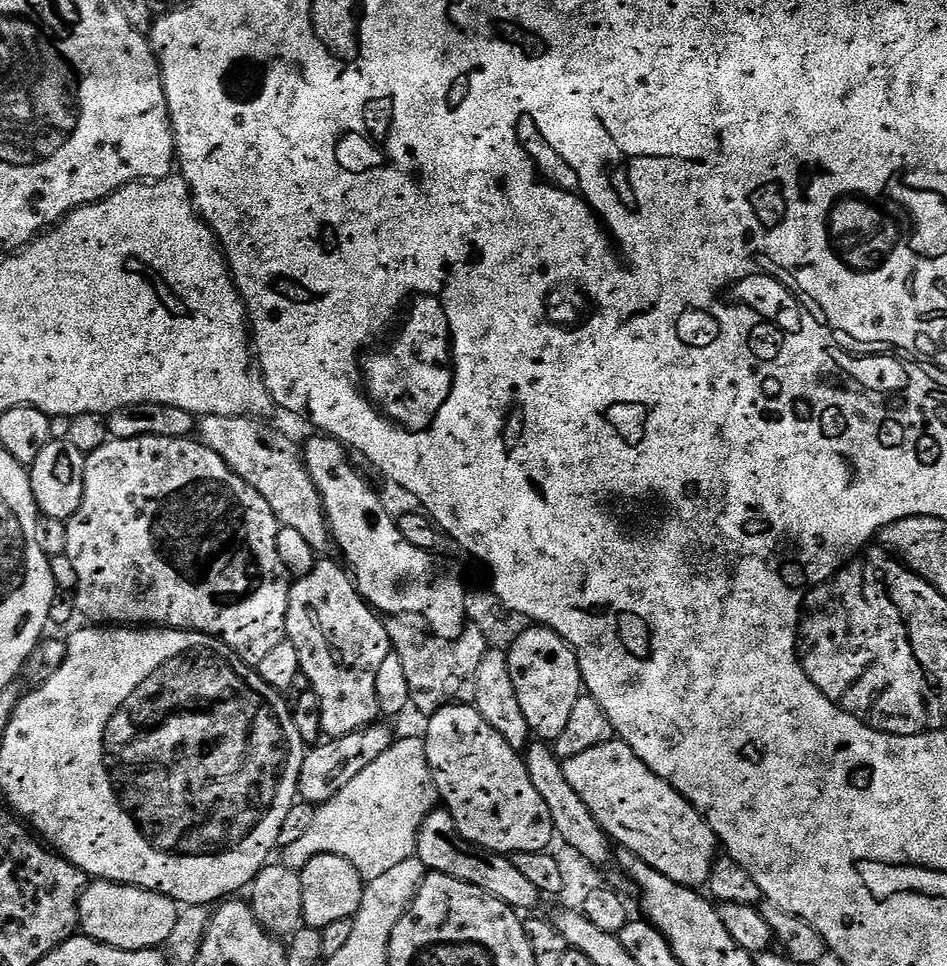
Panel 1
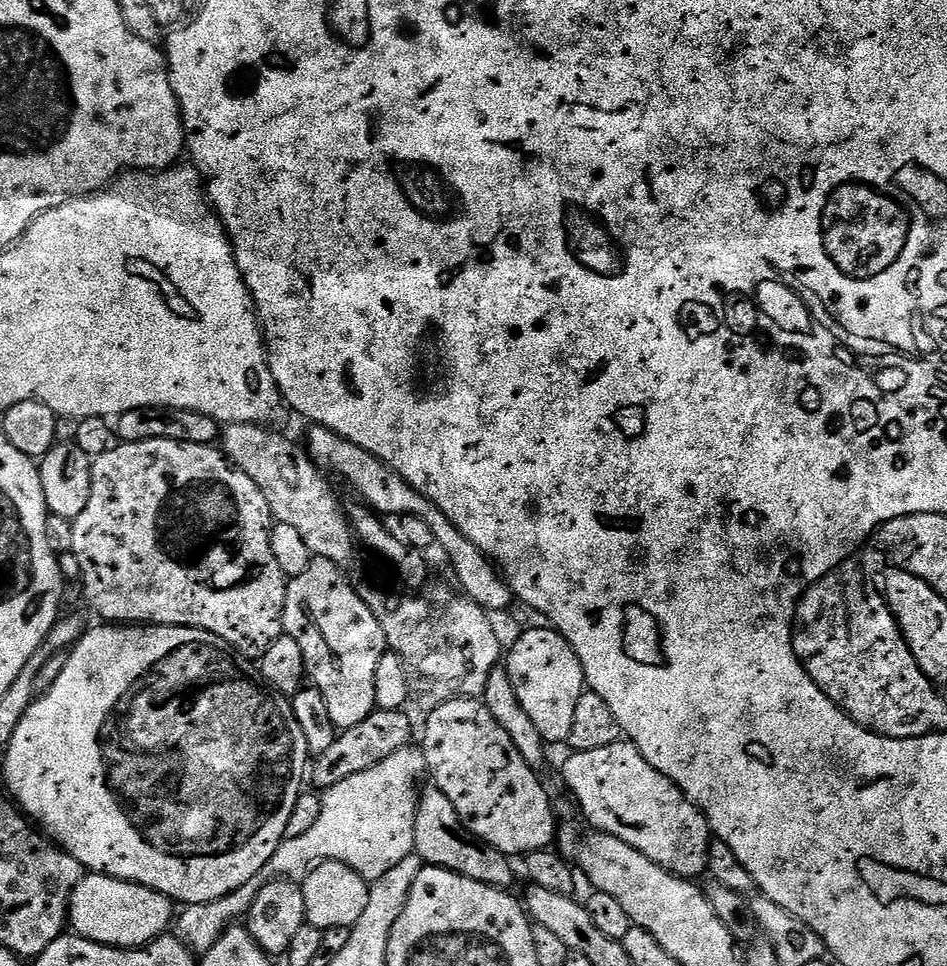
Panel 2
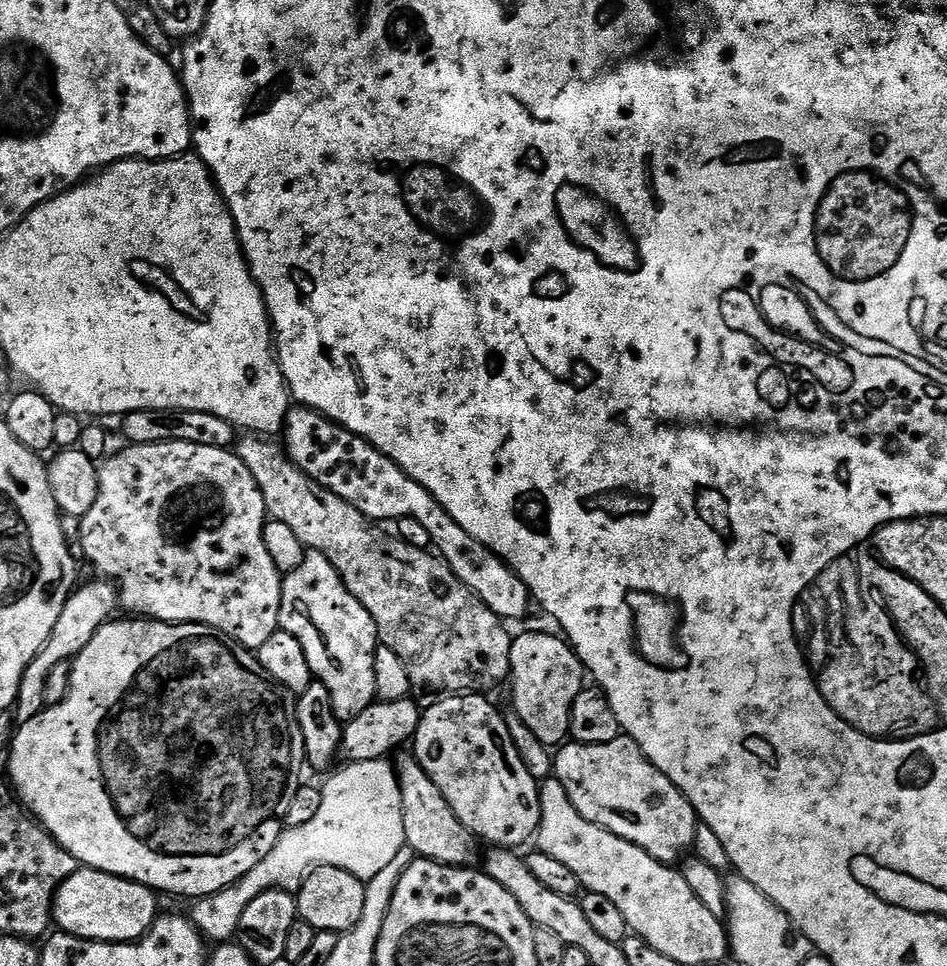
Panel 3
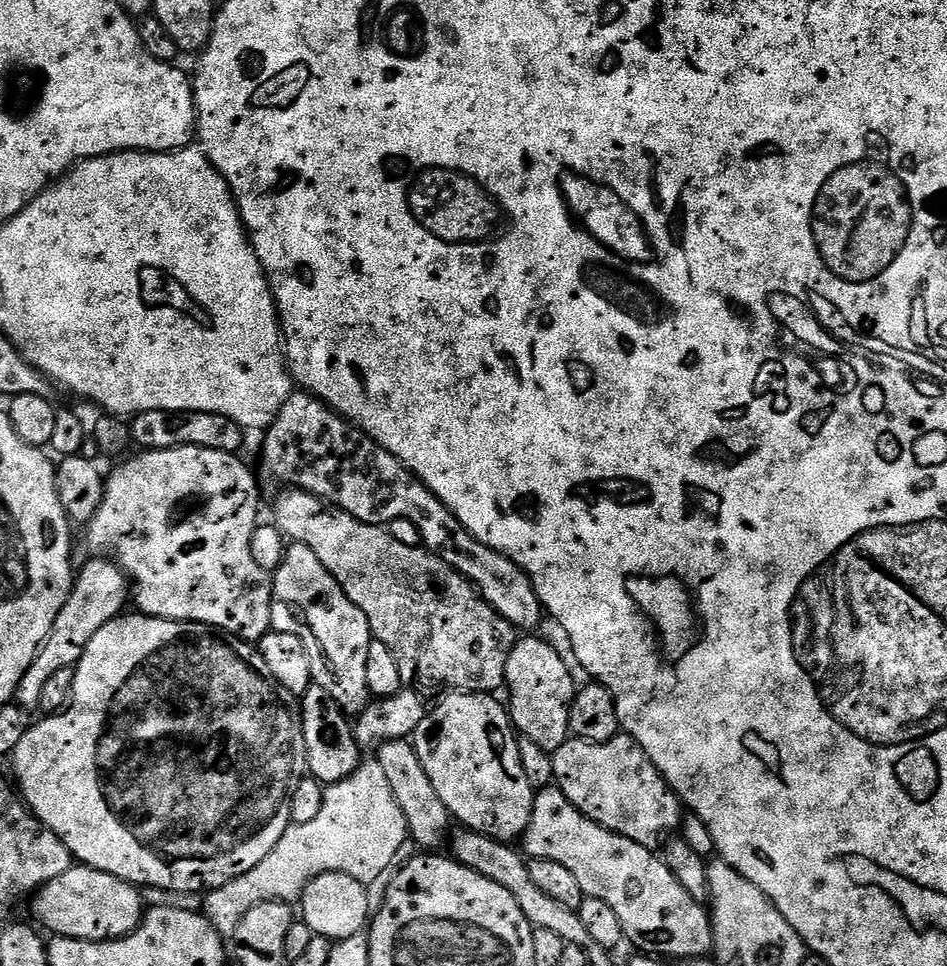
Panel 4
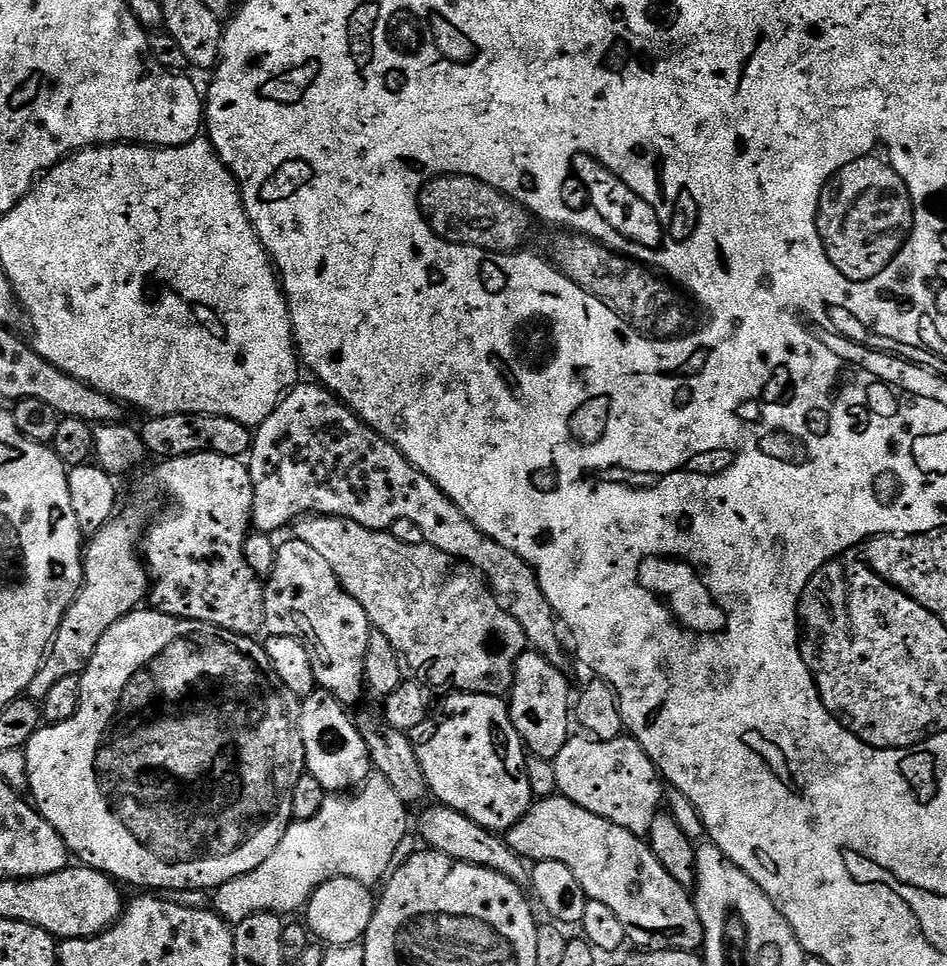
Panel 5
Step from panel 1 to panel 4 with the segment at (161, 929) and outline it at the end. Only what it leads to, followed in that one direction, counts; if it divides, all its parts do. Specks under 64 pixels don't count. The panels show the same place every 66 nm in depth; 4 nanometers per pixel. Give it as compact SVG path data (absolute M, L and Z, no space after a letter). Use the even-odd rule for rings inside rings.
M73 866L66 870L66 874L58 874L58 878L43 884L31 897L30 903L33 914L40 919L39 927L45 933L53 932L53 937L65 940L118 940L121 936L128 936L133 932L144 917L146 903L144 904L140 895L142 892L137 885L127 884L114 874L106 874L102 870L94 870L87 866Z

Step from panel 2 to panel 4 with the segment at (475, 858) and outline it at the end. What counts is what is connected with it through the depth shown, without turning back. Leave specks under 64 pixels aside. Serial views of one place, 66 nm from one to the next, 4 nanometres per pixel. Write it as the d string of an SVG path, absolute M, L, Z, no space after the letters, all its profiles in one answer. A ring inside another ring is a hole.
M388 740L376 750L376 762L382 766L386 778L389 779L391 792L401 807L407 820L411 839L416 840L423 849L434 850L442 840L442 832L450 825L450 817L445 803L434 790L430 778L426 777L422 764L418 761L415 747L408 740Z

